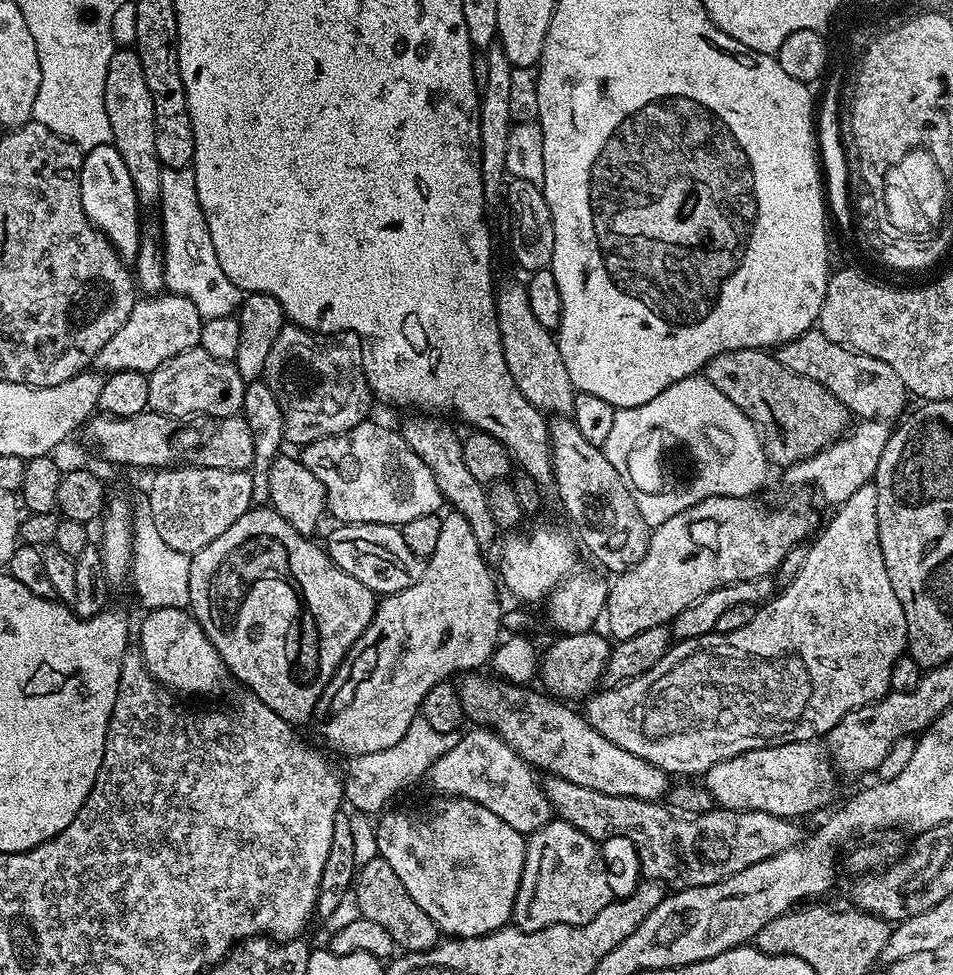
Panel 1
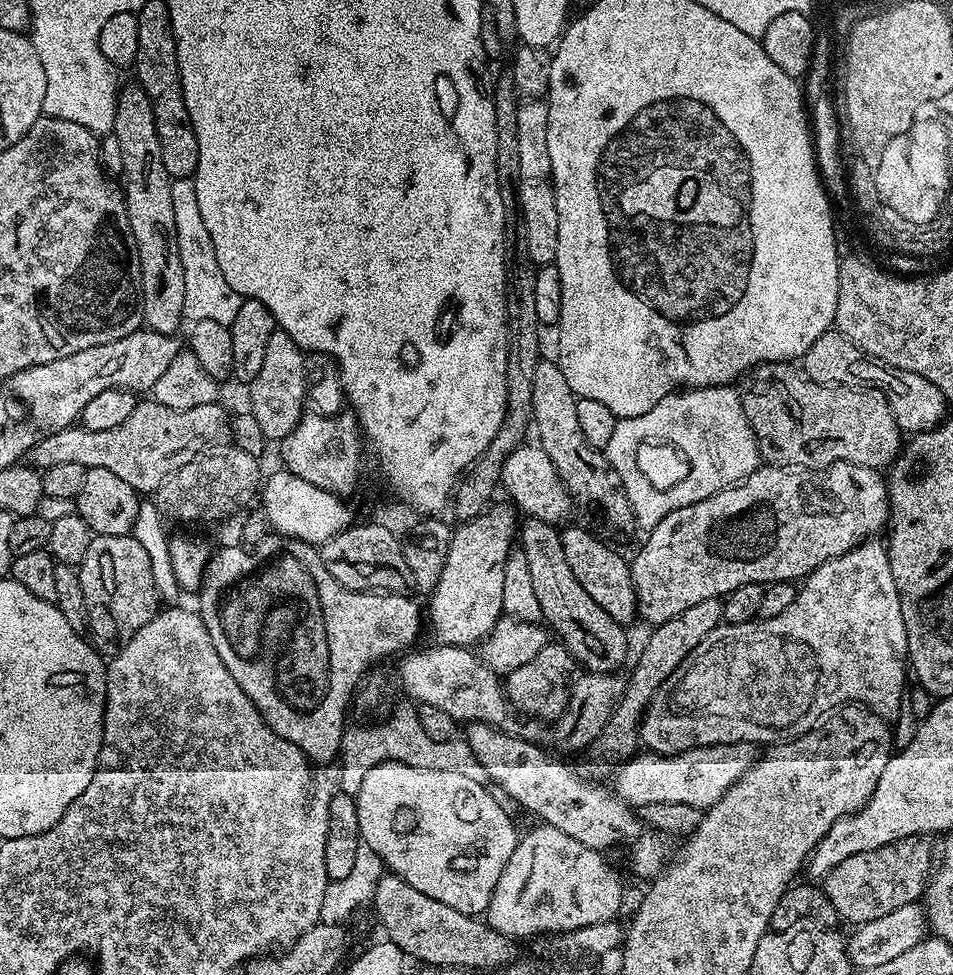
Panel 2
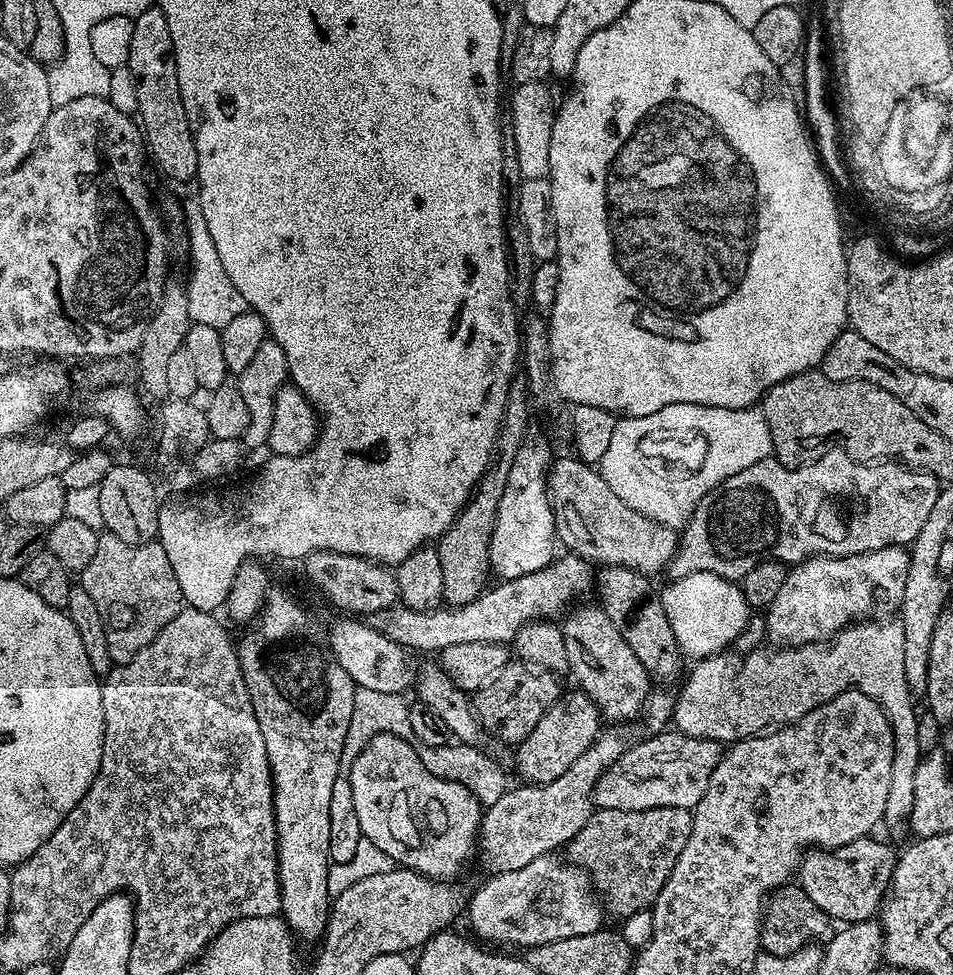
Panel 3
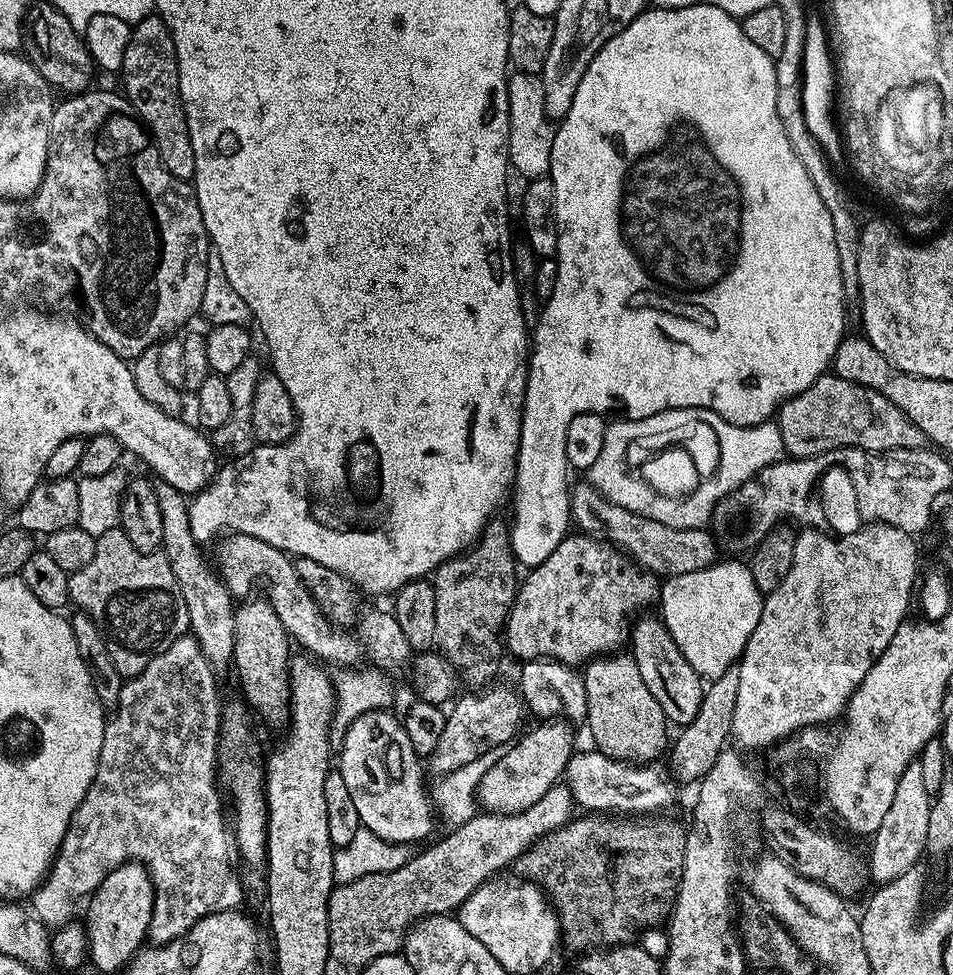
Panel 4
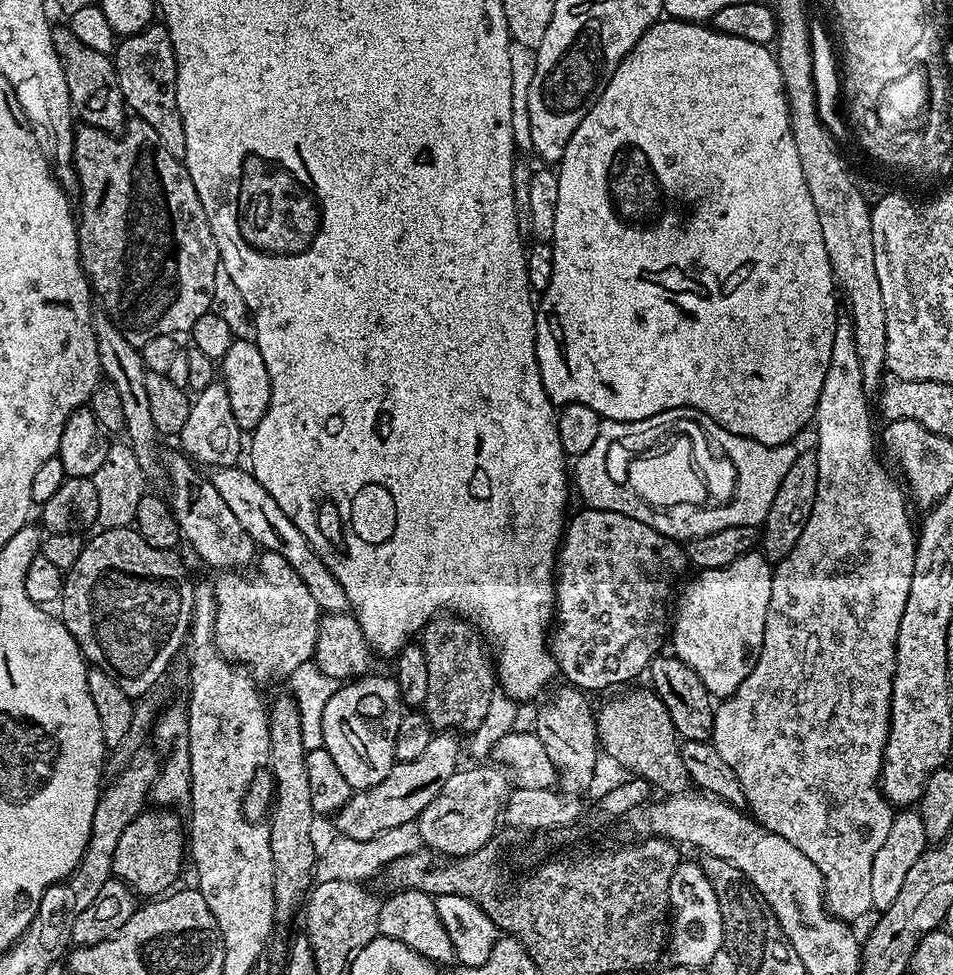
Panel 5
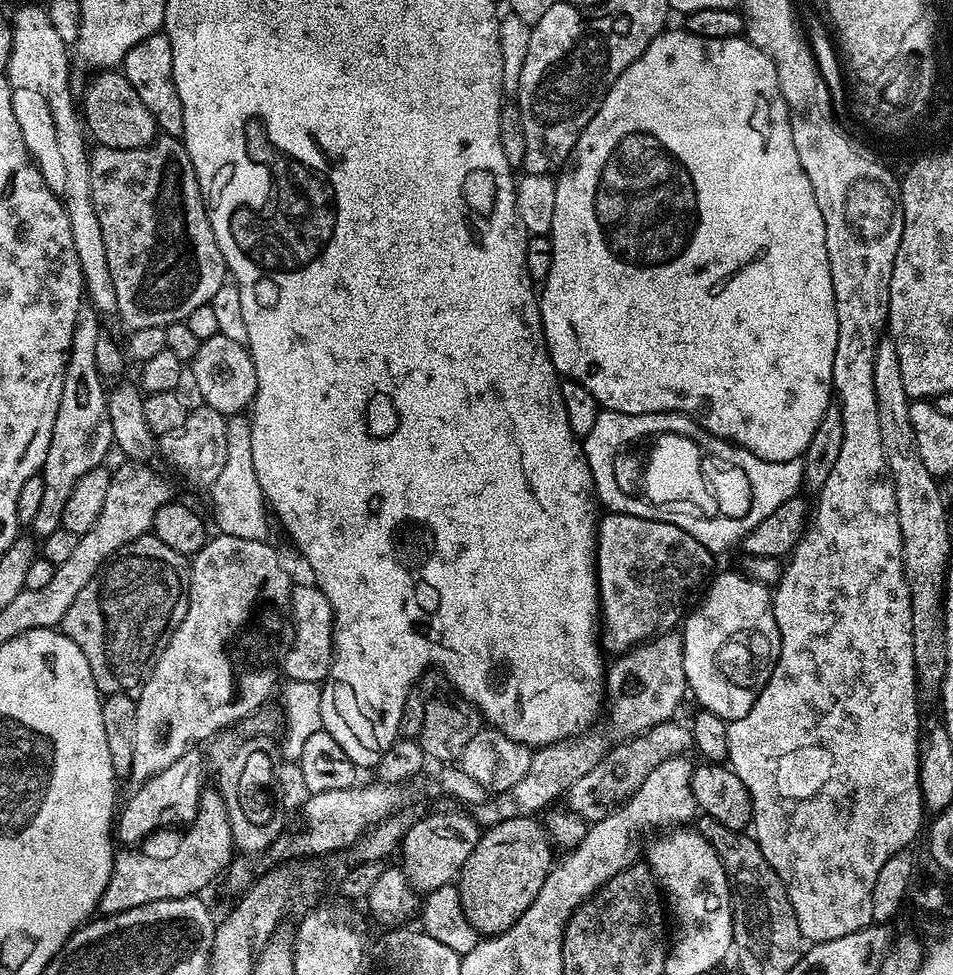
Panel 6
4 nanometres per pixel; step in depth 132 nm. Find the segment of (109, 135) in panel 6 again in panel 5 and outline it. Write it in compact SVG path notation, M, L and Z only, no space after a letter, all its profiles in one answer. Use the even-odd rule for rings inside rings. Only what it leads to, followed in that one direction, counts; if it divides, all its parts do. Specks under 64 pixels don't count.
M66 26L53 27L52 37L54 50L66 74L66 86L70 90L73 113L83 123L113 134L119 133L126 124L126 105L113 57L106 52L90 50L90 46L78 42L78 38L74 38L74 34Z

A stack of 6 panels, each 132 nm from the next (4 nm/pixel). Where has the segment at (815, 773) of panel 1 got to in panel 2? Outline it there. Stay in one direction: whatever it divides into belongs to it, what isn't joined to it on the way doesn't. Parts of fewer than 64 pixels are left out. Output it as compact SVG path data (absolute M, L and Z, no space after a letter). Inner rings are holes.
M734 742L733 744L711 744L709 748L691 748L673 756L659 756L657 752L650 751L645 751L644 756L640 755L633 755L619 765L621 768L616 776L614 791L620 799L625 800L637 810L654 806L658 802L682 802L682 806L694 806L707 810L730 790L730 786L734 786L734 782L738 782L738 778L742 778L751 770L752 763L758 759L758 748L755 744Z

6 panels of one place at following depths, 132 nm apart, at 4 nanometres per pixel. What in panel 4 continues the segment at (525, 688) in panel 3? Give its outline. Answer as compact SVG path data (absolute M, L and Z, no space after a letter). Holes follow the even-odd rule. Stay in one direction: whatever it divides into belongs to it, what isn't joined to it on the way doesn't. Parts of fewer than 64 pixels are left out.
M495 688L481 691L479 694L464 694L468 696L462 697L452 709L447 709L442 734L439 735L437 745L430 753L432 768L436 771L437 777L449 776L462 766L480 760L489 748L503 745L509 738L517 735L516 723L520 720L520 712L522 713L517 693Z

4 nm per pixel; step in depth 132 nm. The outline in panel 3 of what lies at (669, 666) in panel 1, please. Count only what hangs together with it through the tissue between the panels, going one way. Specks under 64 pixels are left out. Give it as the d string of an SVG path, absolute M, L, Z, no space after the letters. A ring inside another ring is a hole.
M868 618L863 622L853 622L837 632L827 642L780 646L776 652L757 650L748 656L739 657L738 662L727 655L710 656L707 660L695 661L692 673L679 685L680 693L675 693L671 723L675 731L684 736L699 736L705 740L735 742L751 736L767 733L769 730L784 728L801 720L819 704L825 704L848 688L857 688L874 702L880 704L884 716L892 727L894 738L894 766L890 766L890 794L886 794L886 810L883 823L903 825L910 813L914 800L914 774L922 759L918 744L918 708L912 705L914 695L909 691L905 673L905 651L903 649L903 626L899 619L876 620Z

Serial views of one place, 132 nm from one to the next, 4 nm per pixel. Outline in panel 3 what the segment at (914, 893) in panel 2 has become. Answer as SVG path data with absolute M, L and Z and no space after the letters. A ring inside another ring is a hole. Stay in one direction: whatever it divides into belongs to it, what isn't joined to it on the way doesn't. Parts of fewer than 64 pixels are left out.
M867 835L846 846L813 848L800 857L798 883L801 890L833 922L850 925L873 919L883 905L892 884L898 852L882 841L872 839L871 835Z

